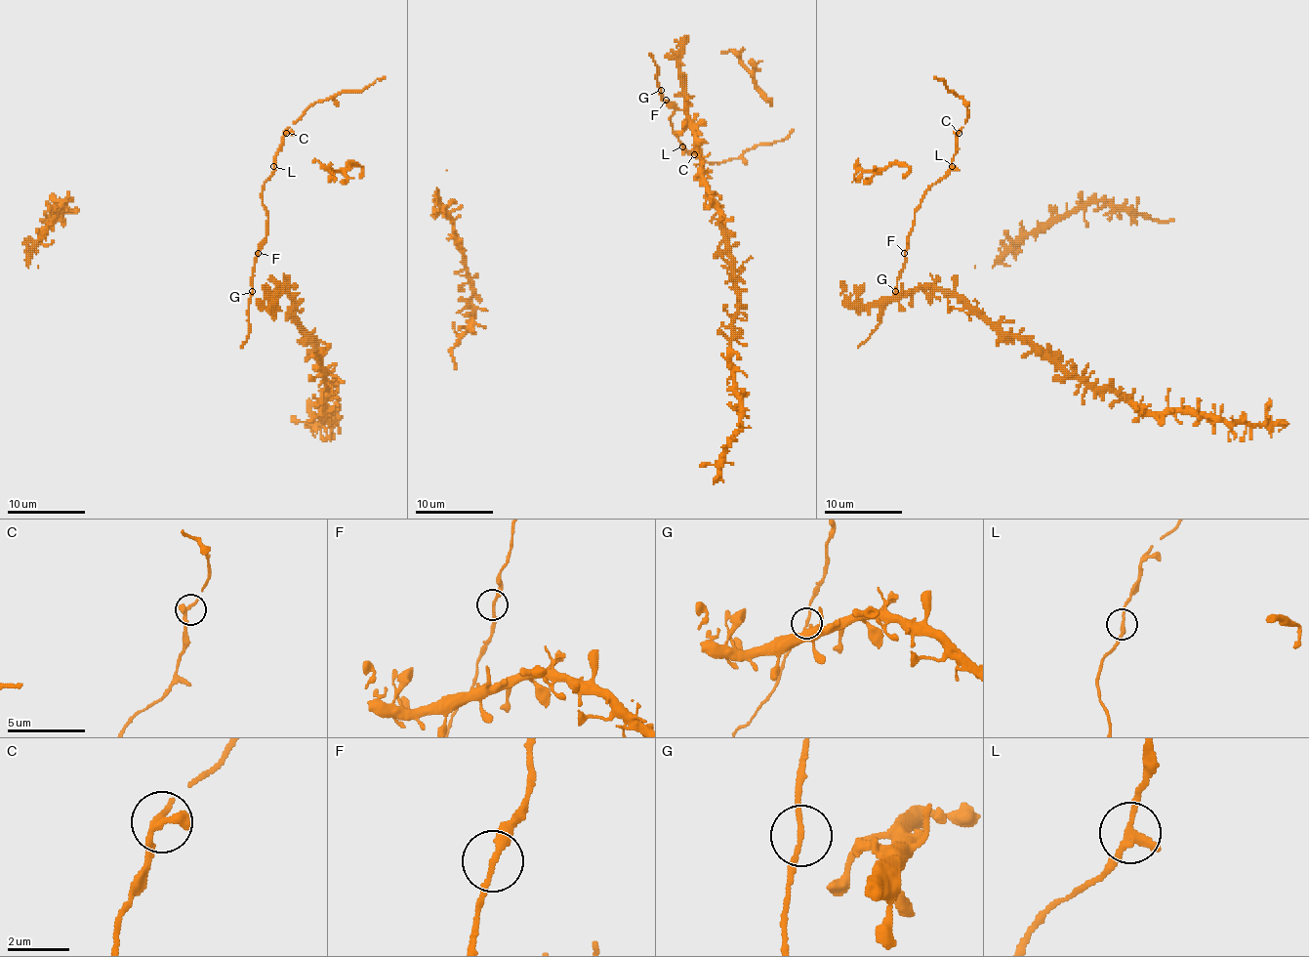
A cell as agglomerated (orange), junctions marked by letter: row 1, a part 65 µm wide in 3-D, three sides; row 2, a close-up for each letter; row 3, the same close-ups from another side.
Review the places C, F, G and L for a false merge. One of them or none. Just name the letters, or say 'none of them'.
none of them

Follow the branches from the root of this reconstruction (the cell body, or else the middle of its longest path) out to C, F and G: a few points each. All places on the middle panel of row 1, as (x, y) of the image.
C: (674, 94), (661, 90), (661, 96), (676, 107), (671, 115), (673, 133), (682, 146), (694, 154)
F: (674, 94), (661, 90), (661, 96), (667, 100)
G: (674, 94), (661, 90)

